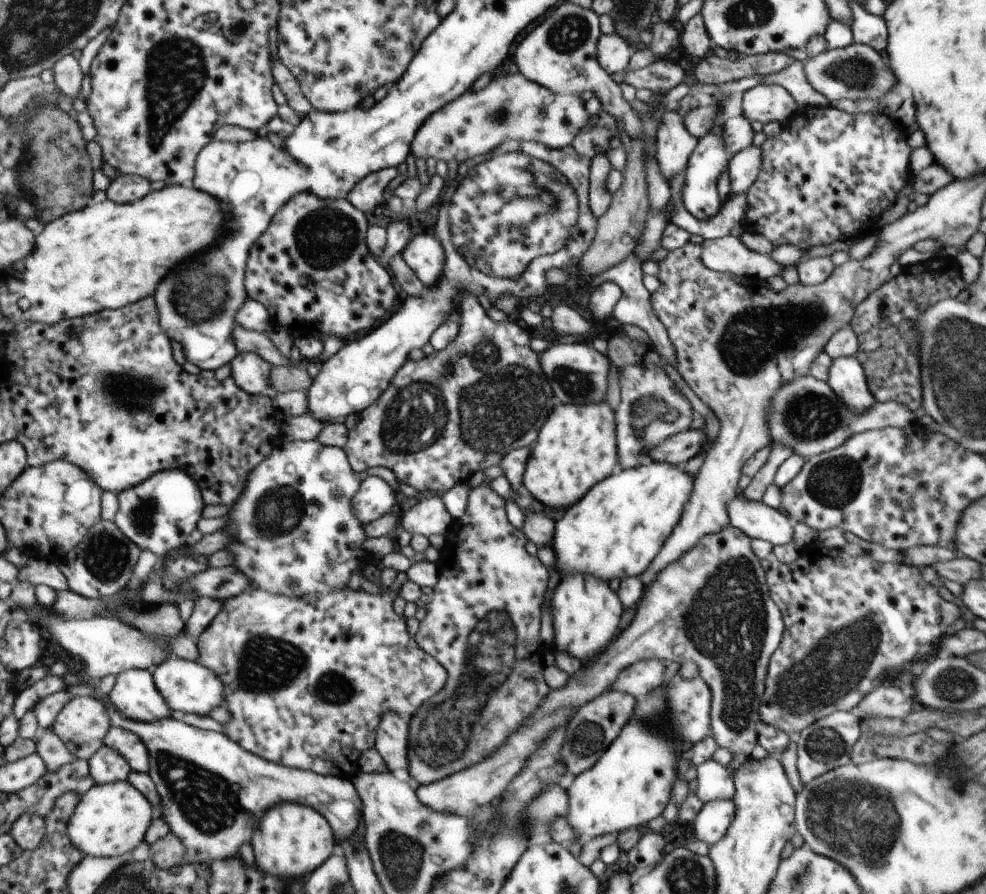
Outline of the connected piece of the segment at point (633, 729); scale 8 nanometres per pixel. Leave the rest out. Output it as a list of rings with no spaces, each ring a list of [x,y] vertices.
[[[666,661],[666,674],[662,686],[640,698],[631,720],[620,735],[607,747],[599,762],[587,771],[575,776],[568,790],[568,814],[566,819],[574,834],[583,844],[598,835],[607,835],[631,828],[643,828],[650,820],[661,816],[672,798],[676,780],[693,762],[690,752],[694,744],[711,735],[711,687],[700,675],[693,679],[683,678],[678,671],[682,664]]]

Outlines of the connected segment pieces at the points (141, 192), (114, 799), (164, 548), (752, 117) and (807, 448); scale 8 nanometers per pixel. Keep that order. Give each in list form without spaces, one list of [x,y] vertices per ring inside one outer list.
[[[119,174],[107,190],[108,198],[120,204],[132,204],[151,195],[152,182],[140,175]]]
[[[130,780],[96,784],[83,795],[80,806],[70,821],[68,834],[84,854],[98,857],[118,857],[132,853],[147,840],[158,810],[144,792]]]
[[[184,470],[160,472],[139,487],[121,492],[119,496],[122,506],[116,516],[116,524],[144,551],[152,550],[162,559],[190,544],[190,536],[194,530],[199,530],[207,505],[199,481]]]
[[[759,84],[743,92],[741,114],[749,121],[764,124],[777,121],[785,124],[801,107],[782,85]]]
[[[812,375],[796,378],[788,384],[783,384],[768,408],[768,428],[772,432],[772,443],[782,444],[794,450],[794,455],[800,455],[806,461],[814,455],[838,448],[852,435],[868,430],[880,430],[888,427],[905,428],[918,422],[916,415],[906,404],[897,401],[881,403],[876,401],[874,408],[866,414],[858,414],[848,410],[839,396],[827,382],[818,380]]]

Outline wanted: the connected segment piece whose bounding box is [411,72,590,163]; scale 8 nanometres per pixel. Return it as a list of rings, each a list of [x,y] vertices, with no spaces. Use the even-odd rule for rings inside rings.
[[[510,72],[508,76],[493,77],[484,90],[464,92],[460,100],[452,100],[440,108],[420,128],[411,152],[418,159],[456,160],[462,163],[474,156],[488,154],[504,140],[534,140],[548,148],[564,148],[572,143],[590,116],[579,93],[556,94],[536,81],[528,80],[523,73]]]

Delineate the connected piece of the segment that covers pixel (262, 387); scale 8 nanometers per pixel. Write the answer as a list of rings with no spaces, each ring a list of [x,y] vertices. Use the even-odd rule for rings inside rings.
[[[241,352],[231,366],[232,376],[237,380],[240,388],[244,388],[246,392],[250,392],[250,394],[274,394],[271,386],[274,366],[258,352]]]

